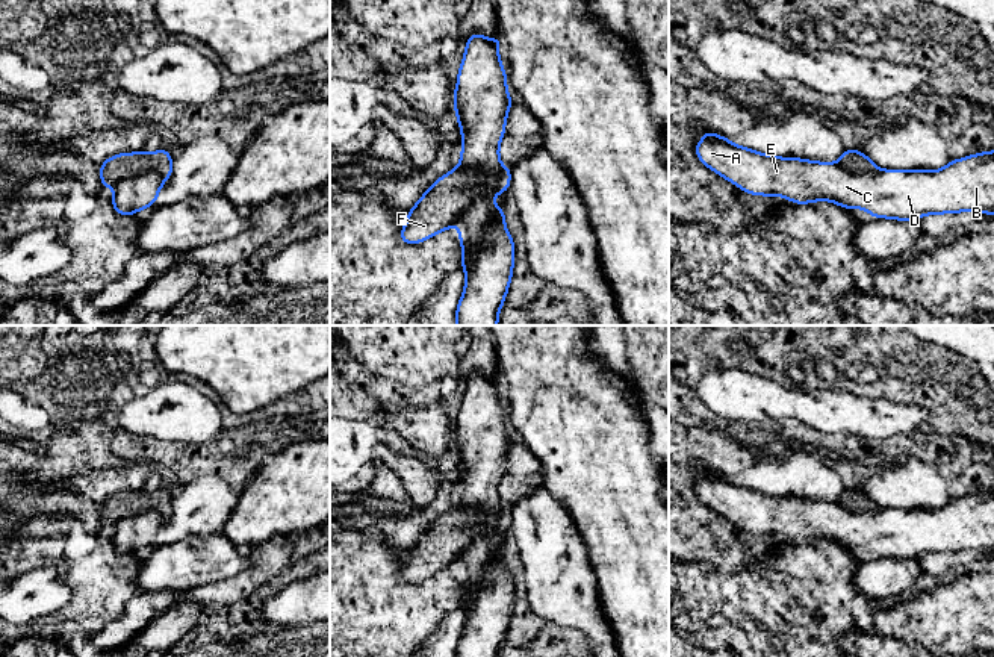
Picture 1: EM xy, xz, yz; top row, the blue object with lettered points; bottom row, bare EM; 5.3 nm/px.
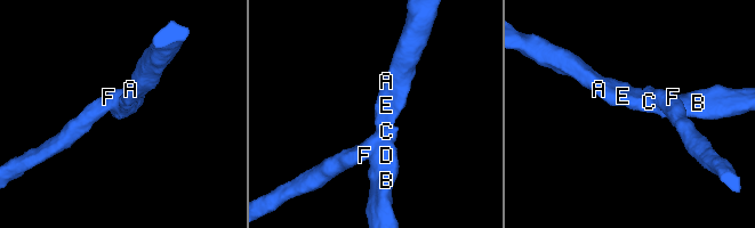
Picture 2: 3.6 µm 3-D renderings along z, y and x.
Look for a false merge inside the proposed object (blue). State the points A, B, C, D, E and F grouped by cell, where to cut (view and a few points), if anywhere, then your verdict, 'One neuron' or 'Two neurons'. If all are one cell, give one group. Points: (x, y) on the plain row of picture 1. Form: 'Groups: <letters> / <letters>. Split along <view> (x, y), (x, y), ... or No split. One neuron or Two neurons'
Groups: A B C D E / F. Split along xz (474, 506), (480, 512), (480, 532), (456, 560). Two neurons

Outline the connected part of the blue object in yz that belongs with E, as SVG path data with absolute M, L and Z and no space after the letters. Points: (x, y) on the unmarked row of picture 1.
M699 472L705 477L694 484L699 500L752 534L779 534L796 543L826 539L844 548L862 548L874 557L900 560L956 551L994 554L994 490L982 490L950 500L944 507L935 510L882 509L878 512L850 512L838 503L770 495L740 486L722 474Z

